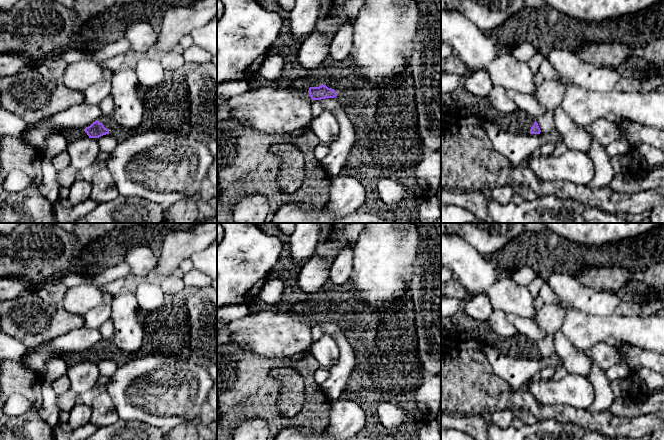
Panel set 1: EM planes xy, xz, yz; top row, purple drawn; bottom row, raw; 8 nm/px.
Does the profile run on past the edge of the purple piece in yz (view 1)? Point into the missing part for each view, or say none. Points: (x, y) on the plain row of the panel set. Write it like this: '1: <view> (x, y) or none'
1: none

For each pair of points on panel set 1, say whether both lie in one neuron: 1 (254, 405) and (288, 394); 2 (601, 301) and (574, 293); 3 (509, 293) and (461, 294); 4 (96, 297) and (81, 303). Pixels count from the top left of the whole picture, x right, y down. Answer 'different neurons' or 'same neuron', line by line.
1: different neurons
2: same neuron
3: different neurons
4: same neuron

